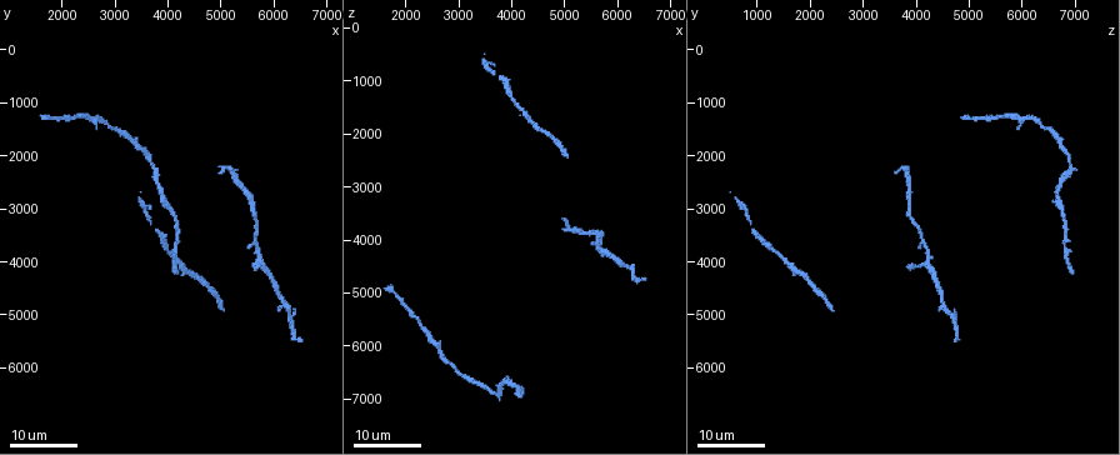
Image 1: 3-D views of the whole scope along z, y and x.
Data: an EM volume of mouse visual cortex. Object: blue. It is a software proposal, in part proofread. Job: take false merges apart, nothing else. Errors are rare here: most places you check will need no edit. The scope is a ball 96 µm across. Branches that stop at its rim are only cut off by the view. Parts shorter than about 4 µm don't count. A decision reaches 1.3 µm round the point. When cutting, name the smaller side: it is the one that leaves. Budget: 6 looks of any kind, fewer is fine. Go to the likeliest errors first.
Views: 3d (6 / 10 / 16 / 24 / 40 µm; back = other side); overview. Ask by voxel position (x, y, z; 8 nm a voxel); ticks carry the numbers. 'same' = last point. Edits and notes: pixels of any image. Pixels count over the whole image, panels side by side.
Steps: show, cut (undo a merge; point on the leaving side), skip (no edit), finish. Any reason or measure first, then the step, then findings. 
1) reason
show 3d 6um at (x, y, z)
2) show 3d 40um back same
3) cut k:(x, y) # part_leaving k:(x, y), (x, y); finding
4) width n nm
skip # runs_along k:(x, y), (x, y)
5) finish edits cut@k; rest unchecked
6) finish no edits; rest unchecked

show 3d 24um at (5700, 3900, 4300)

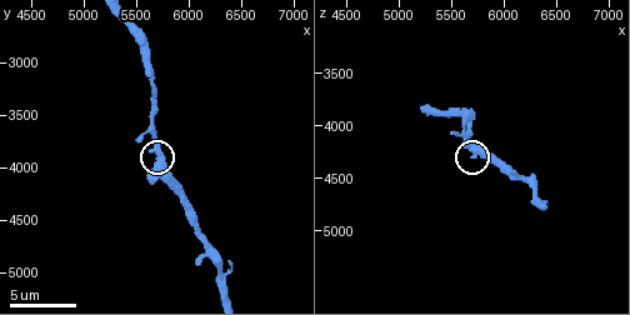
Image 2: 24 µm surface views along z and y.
show 3d 10um at (5720, 3880, 4320)

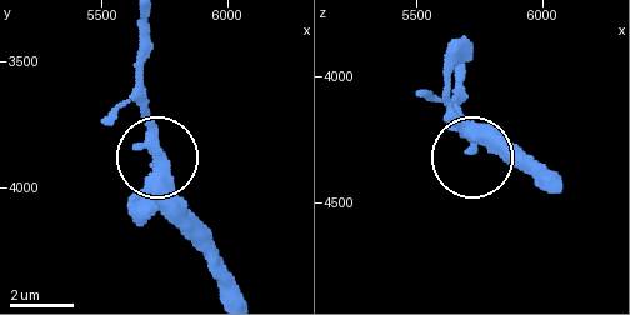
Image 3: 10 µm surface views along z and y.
zoom in
show 3d 6um at (5720, 3900, 4280)

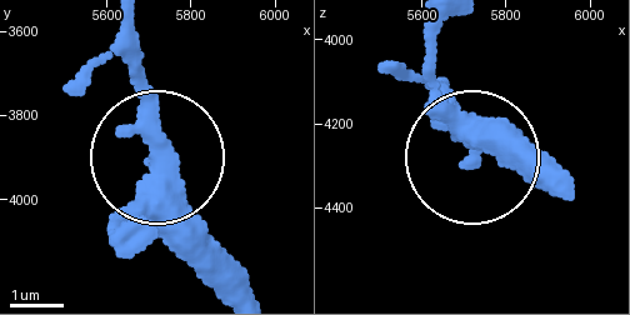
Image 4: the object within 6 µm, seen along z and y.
skip # one neuron here

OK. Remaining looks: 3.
sudden change in width
show 3d 24um at (5150, 2200, 3800)

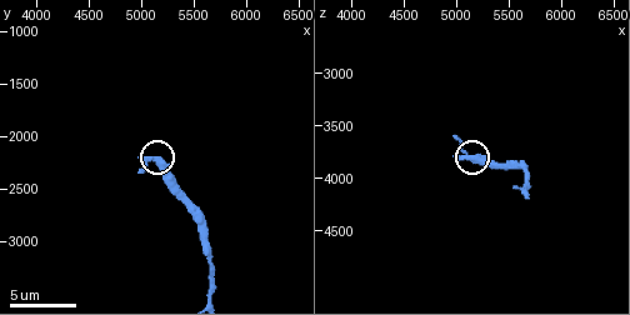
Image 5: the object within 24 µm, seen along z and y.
show 3d 10um at (5120, 2240, 3780)

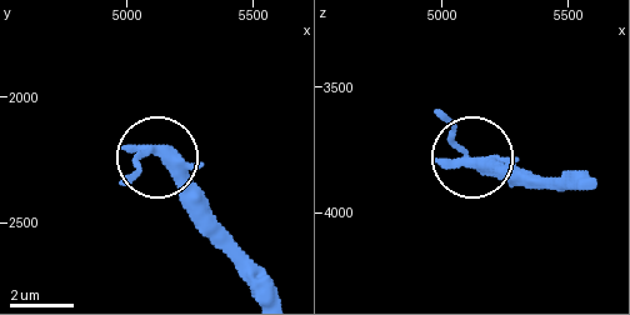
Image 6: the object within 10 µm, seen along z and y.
skip # all the same neuron

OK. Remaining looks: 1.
finish no edits; rest unchecked

